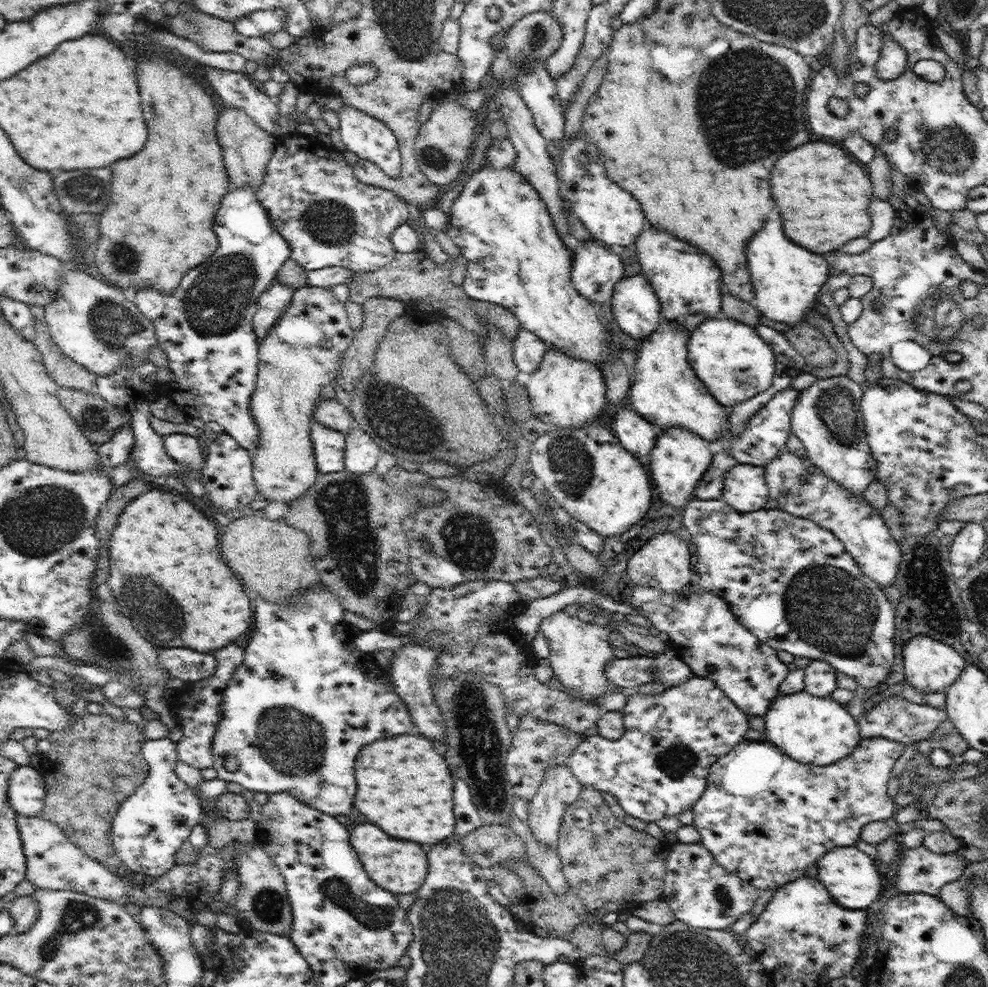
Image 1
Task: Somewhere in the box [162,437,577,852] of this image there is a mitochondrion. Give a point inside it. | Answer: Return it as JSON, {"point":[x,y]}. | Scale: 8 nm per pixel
{"point":[352,545]}

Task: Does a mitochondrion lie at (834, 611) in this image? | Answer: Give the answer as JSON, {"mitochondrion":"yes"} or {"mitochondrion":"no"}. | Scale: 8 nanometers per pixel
{"mitochondrion":"yes"}

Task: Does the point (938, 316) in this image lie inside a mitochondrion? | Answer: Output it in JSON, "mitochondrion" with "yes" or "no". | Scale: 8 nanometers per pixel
{"mitochondrion":"yes"}

